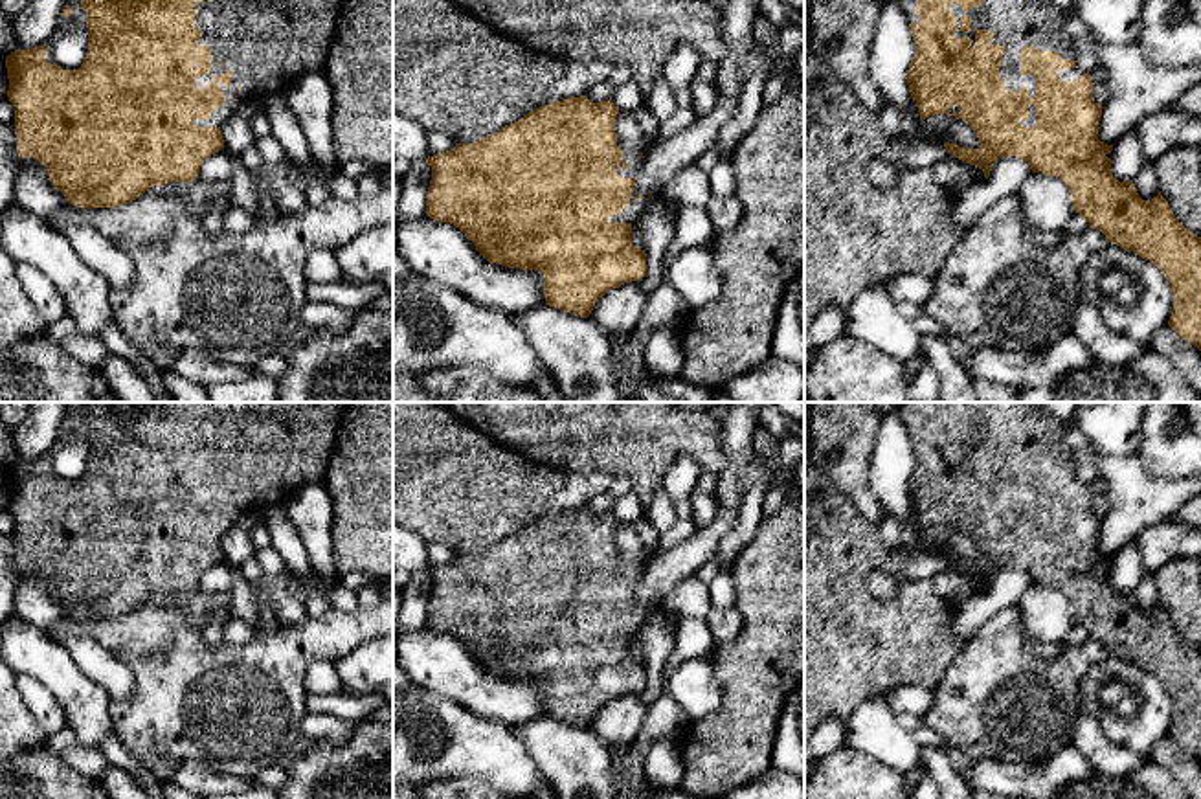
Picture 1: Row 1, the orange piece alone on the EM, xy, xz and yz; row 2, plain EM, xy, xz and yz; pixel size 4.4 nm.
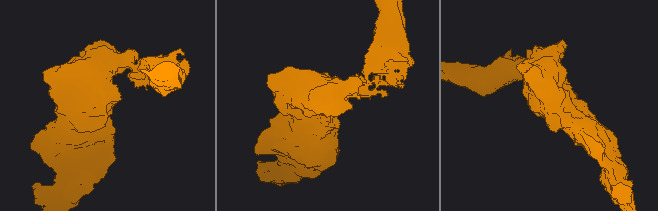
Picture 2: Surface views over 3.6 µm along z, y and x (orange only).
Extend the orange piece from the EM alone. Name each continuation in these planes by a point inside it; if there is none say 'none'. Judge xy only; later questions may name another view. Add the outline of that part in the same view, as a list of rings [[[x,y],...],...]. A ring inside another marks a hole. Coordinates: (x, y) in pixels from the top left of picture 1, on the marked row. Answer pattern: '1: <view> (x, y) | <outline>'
1: xy (267, 45) | [[[204,0],[196,2],[196,29],[202,37],[198,46],[211,50],[211,73],[196,77],[196,88],[202,90],[211,83],[213,75],[224,75],[231,72],[231,86],[219,84],[226,92],[226,103],[209,119],[193,119],[195,127],[220,127],[239,101],[242,99],[264,99],[272,94],[286,94],[294,81],[310,72],[323,72],[329,50],[332,46],[338,17],[343,0]]]

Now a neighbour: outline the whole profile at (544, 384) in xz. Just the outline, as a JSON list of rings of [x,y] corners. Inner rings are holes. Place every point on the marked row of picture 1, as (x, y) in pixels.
[[[544,369],[544,371],[536,377],[533,389],[534,389],[544,400],[549,400],[549,399],[553,399],[553,397],[558,393],[556,382],[555,382],[553,375],[551,375],[547,369]]]

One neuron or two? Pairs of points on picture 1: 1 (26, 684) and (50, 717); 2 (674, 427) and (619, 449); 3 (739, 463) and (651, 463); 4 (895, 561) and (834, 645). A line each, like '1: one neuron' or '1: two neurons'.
1: one neuron
2: one neuron
3: two neurons
4: one neuron

